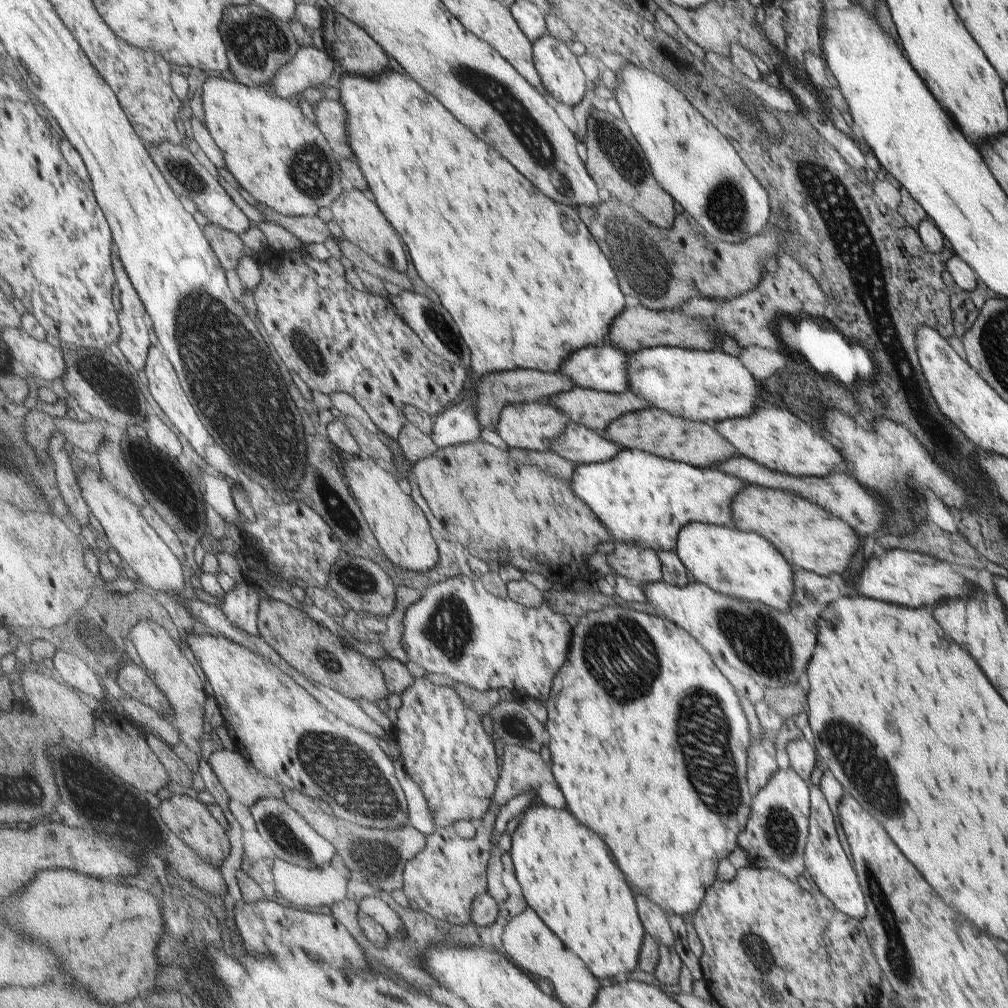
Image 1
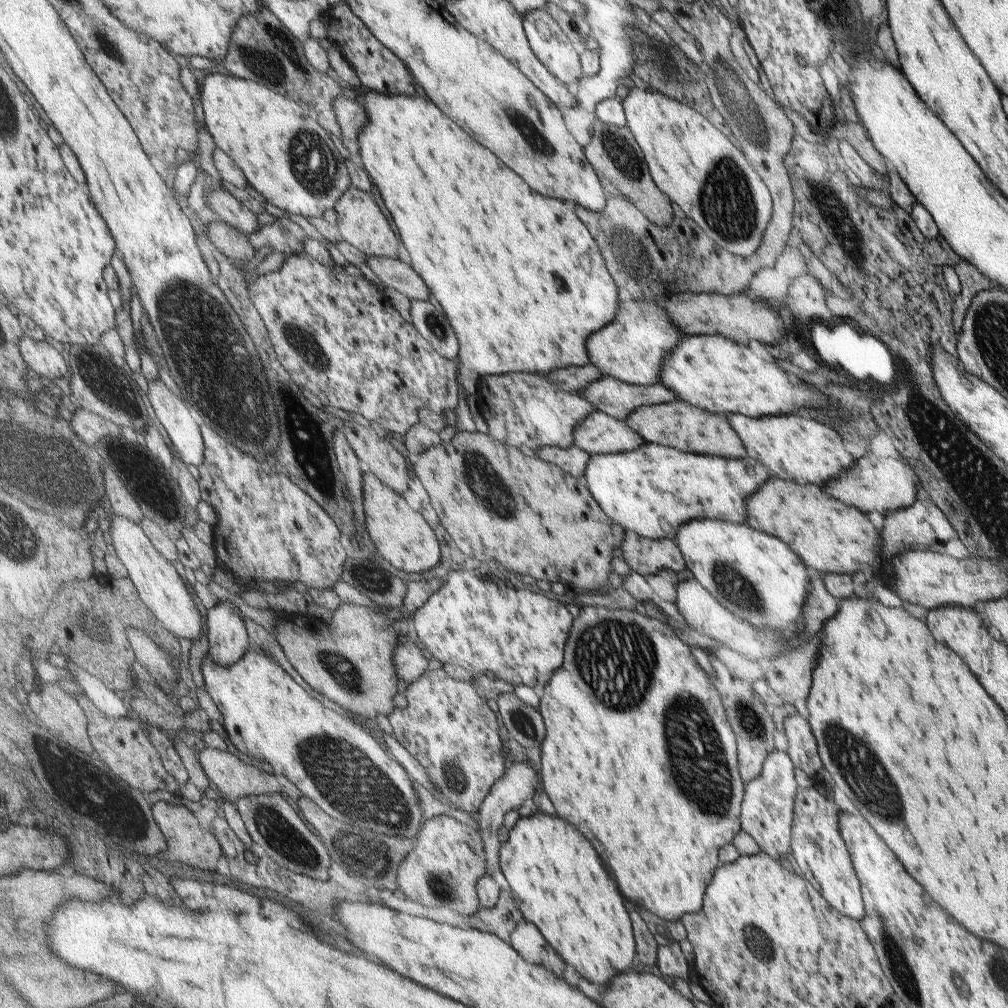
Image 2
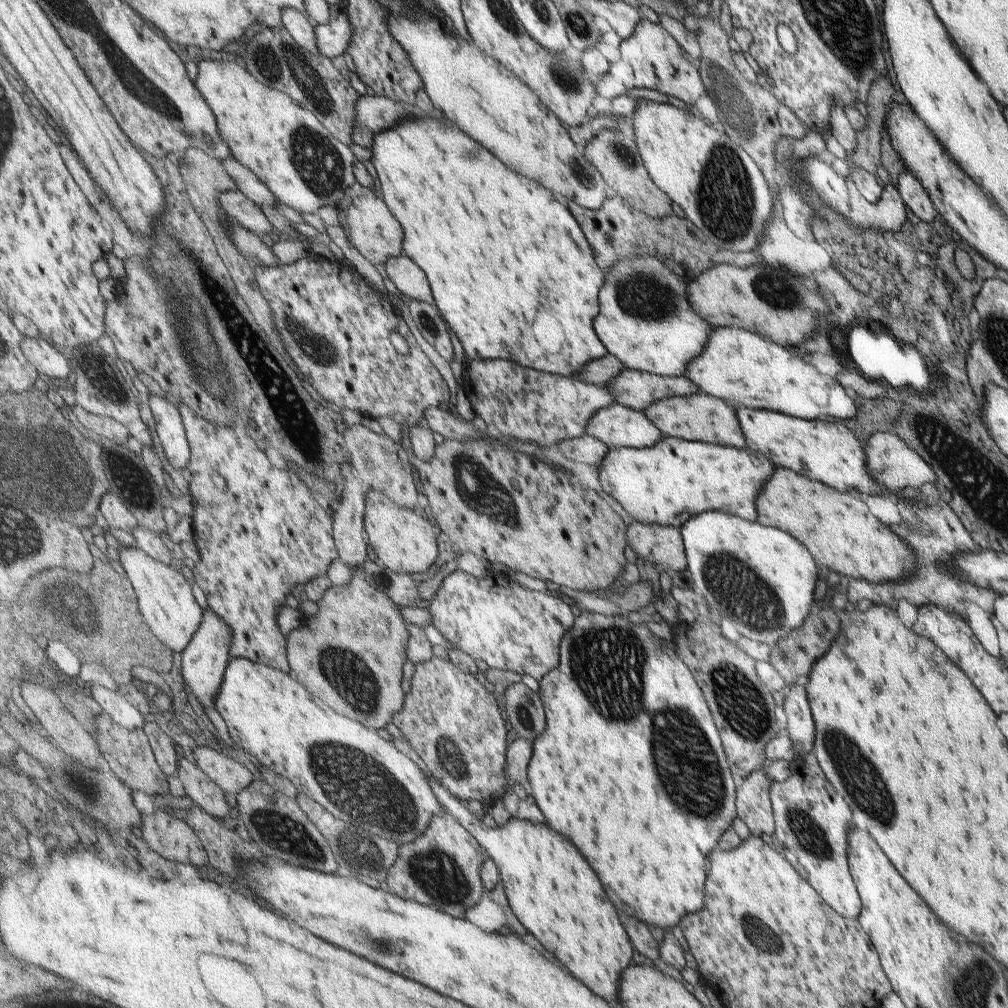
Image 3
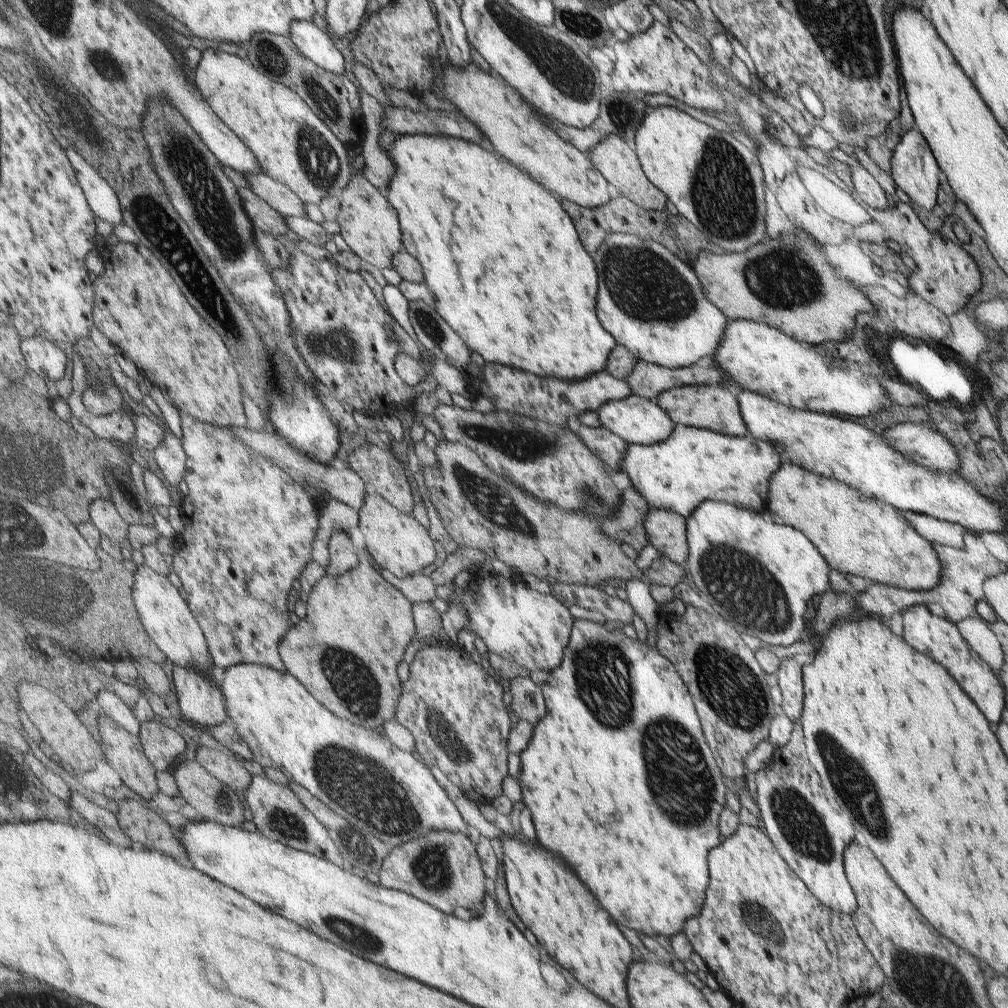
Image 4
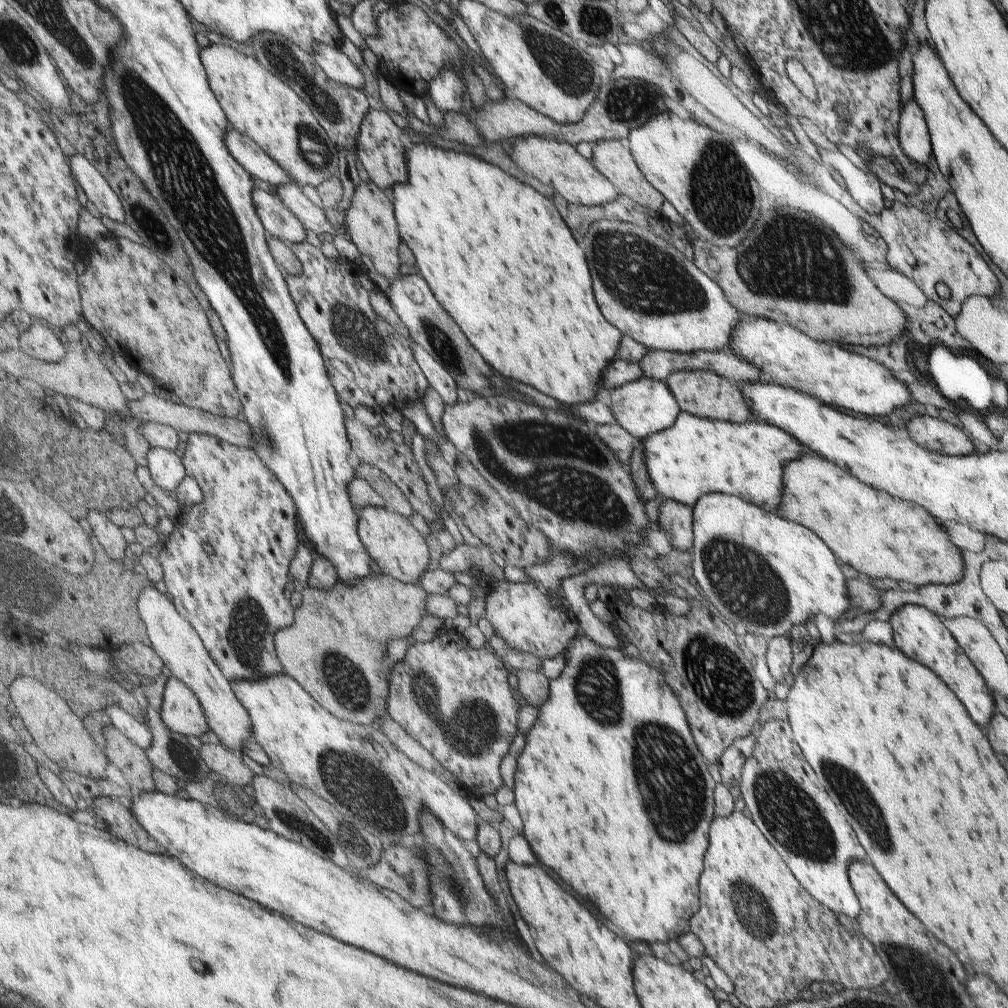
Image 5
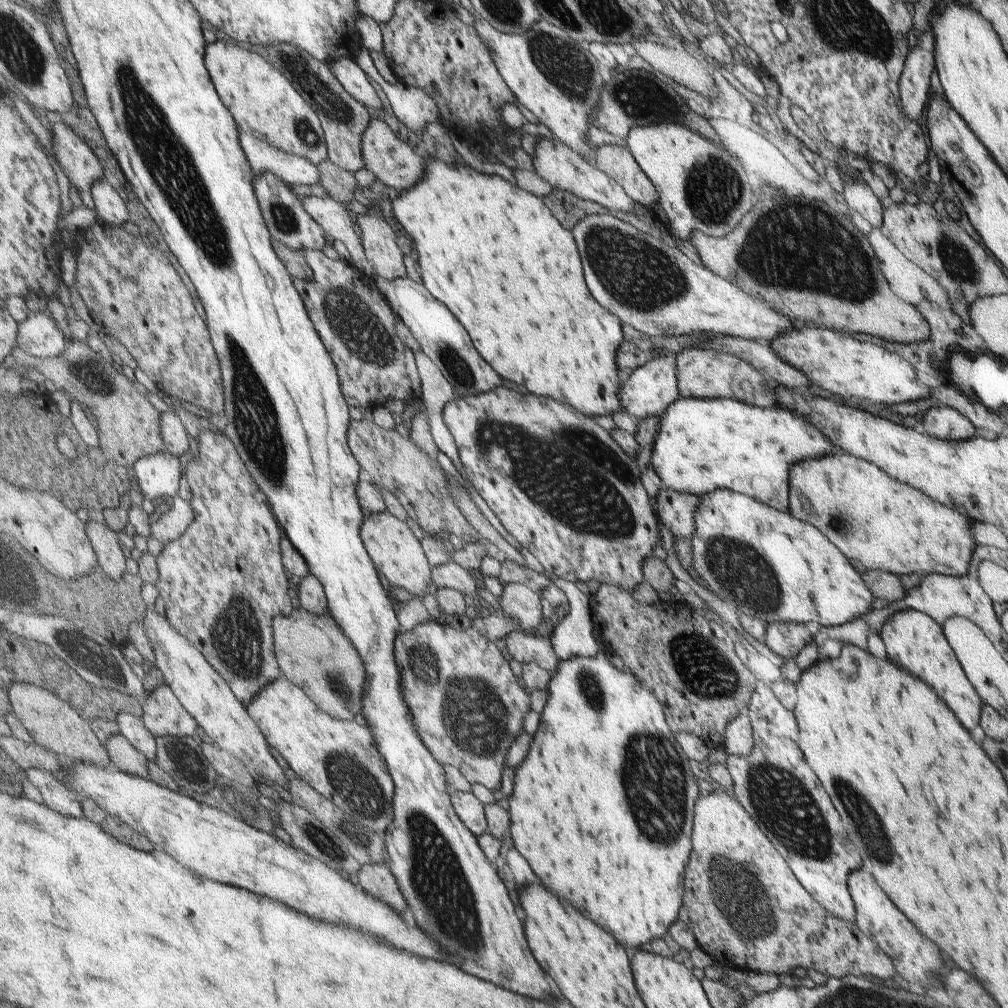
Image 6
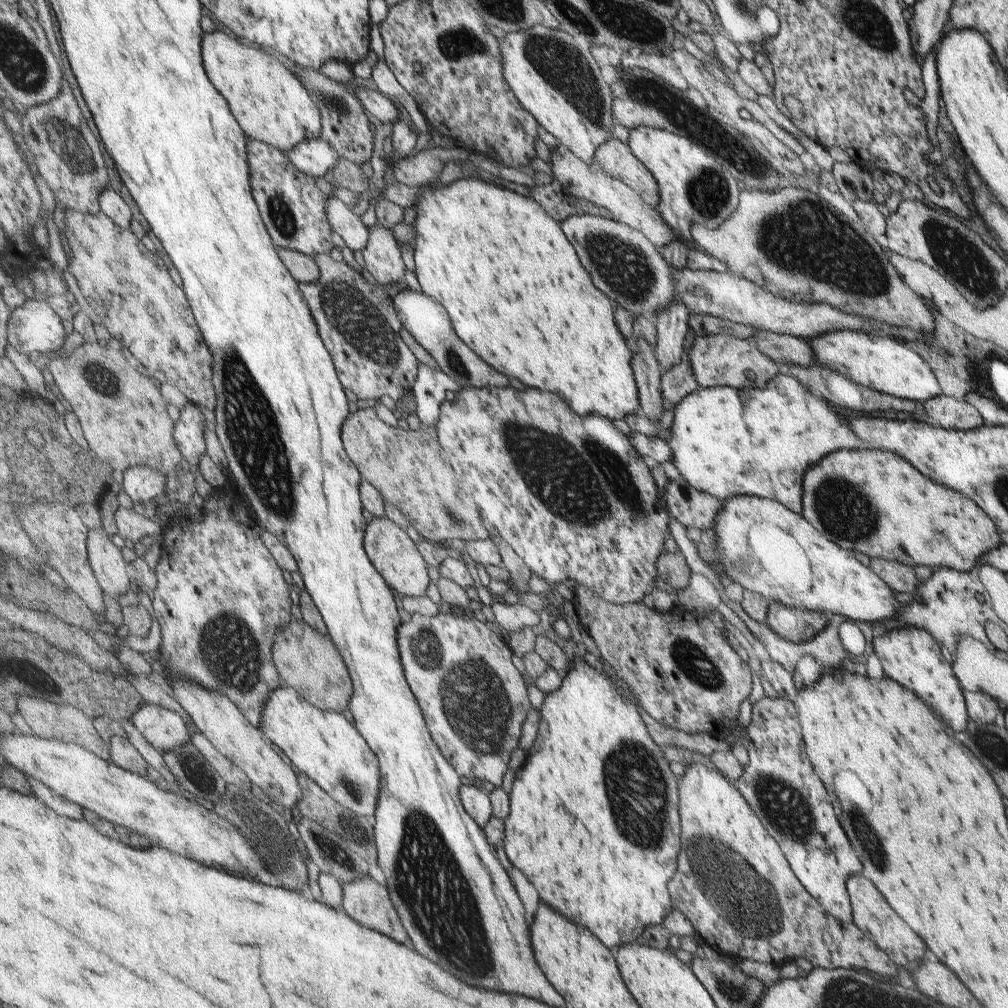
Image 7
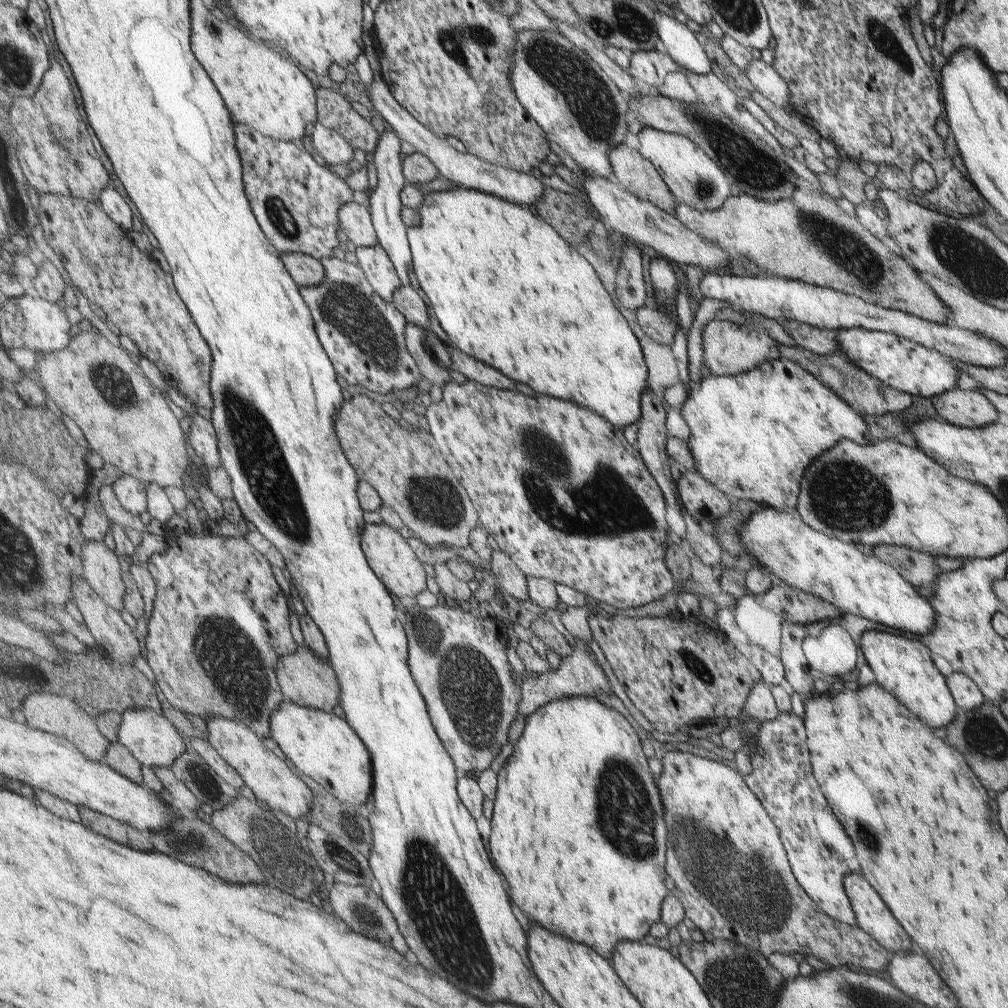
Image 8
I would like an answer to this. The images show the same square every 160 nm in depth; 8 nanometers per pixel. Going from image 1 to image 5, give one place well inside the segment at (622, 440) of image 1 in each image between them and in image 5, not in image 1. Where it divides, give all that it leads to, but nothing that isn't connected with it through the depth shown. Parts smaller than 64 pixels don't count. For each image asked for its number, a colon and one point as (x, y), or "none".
2: (677, 425)
3: (696, 417)
4: (709, 407)
5: (704, 394)

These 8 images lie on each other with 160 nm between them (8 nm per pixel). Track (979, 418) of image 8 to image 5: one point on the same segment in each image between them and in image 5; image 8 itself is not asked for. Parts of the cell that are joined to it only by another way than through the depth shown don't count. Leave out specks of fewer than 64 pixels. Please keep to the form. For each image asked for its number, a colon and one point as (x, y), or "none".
5: (937, 435)
6: (942, 422)
7: (946, 412)

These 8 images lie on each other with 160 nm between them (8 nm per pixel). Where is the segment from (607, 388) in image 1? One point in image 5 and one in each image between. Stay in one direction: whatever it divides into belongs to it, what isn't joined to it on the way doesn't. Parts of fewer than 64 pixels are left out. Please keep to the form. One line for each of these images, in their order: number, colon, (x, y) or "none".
2: (632, 348)
3: (646, 321)
4: (652, 302)
5: (649, 290)

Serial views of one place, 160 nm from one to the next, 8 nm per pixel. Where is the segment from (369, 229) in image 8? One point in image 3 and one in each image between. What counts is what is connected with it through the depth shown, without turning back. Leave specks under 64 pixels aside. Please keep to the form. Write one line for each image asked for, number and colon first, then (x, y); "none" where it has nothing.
3: (247, 181)
4: (279, 196)
5: (313, 217)
6: (332, 216)
7: (345, 221)

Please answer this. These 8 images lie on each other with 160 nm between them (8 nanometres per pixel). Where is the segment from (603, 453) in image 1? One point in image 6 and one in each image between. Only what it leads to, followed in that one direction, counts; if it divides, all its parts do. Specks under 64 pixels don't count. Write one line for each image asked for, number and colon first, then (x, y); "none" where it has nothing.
2: (599, 434)
3: (617, 426)
4: (639, 421)
5: (644, 407)
6: (647, 392)

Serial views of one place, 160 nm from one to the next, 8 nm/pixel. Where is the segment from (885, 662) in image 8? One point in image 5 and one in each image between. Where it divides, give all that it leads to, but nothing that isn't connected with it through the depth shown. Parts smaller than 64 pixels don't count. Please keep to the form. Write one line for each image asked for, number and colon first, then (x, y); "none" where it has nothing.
5: (918, 632)
6: (914, 641)
7: (910, 655)

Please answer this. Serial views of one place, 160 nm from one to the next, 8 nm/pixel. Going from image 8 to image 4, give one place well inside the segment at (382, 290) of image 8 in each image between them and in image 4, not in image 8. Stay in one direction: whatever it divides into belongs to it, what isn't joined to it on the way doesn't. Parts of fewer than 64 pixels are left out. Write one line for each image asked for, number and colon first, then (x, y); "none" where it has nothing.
4: (369, 223)
5: (371, 222)
6: (380, 240)
7: (382, 257)

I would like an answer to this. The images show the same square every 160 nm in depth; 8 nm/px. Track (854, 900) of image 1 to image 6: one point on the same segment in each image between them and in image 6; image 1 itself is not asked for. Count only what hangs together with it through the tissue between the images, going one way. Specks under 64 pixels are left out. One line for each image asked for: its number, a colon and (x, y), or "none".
2: (817, 849)
3: (812, 819)
4: (805, 825)
5: (796, 817)
6: (773, 783)

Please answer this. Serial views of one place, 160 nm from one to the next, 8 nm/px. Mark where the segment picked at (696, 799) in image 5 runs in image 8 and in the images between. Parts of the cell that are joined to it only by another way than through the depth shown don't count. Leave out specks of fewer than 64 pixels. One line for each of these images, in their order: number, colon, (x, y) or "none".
6: (603, 766)
7: (593, 769)
8: (577, 768)

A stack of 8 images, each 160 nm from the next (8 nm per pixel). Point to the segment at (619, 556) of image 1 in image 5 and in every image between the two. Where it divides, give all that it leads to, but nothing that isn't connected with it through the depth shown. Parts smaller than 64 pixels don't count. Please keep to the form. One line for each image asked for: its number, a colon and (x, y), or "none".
2: (645, 556)
3: (656, 544)
4: (666, 532)
5: (675, 518)

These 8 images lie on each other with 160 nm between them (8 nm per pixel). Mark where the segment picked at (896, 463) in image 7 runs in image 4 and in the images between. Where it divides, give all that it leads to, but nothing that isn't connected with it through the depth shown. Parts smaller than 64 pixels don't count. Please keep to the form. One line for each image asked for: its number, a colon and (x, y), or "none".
4: (855, 534)
5: (880, 536)
6: (868, 516)

